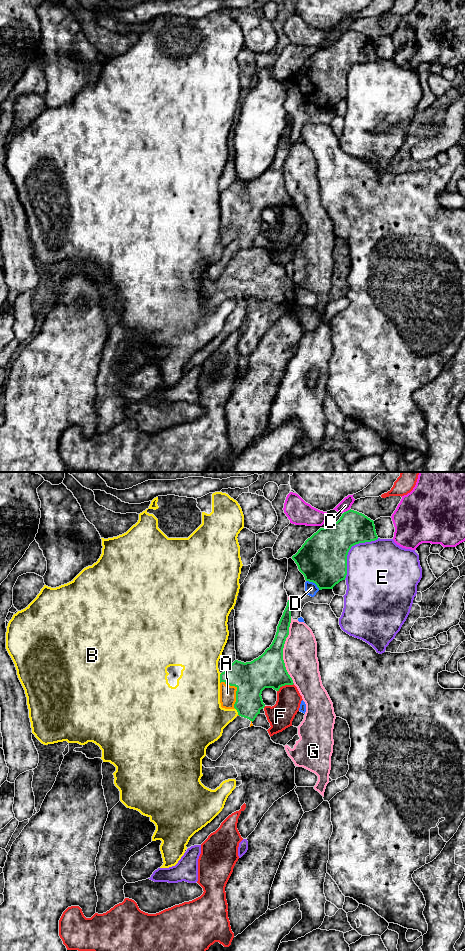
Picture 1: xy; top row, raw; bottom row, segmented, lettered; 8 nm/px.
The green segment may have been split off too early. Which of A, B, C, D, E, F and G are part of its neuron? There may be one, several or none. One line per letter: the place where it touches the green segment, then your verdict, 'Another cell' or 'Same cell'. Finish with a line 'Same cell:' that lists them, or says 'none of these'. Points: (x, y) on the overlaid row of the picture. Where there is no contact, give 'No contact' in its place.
A: Touches green at xy (236, 691). Same cell
B: Touches green at xy (220, 678). Another cell
C: Touches green at xy (348, 510). Another cell
D: Touches green at xy (313, 582). Another cell
E: Touches green at xy (349, 549). Another cell
F: Touches green at xy (285, 684). Another cell
G: Touches green at xy (282, 650). Another cell
Same cell: A

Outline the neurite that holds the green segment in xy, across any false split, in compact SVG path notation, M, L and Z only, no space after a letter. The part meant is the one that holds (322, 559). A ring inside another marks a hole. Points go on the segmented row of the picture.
M348 510L333 525L320 528L308 538L292 559L319 590L333 589L347 575L347 555L352 546L378 539L374 521Z

